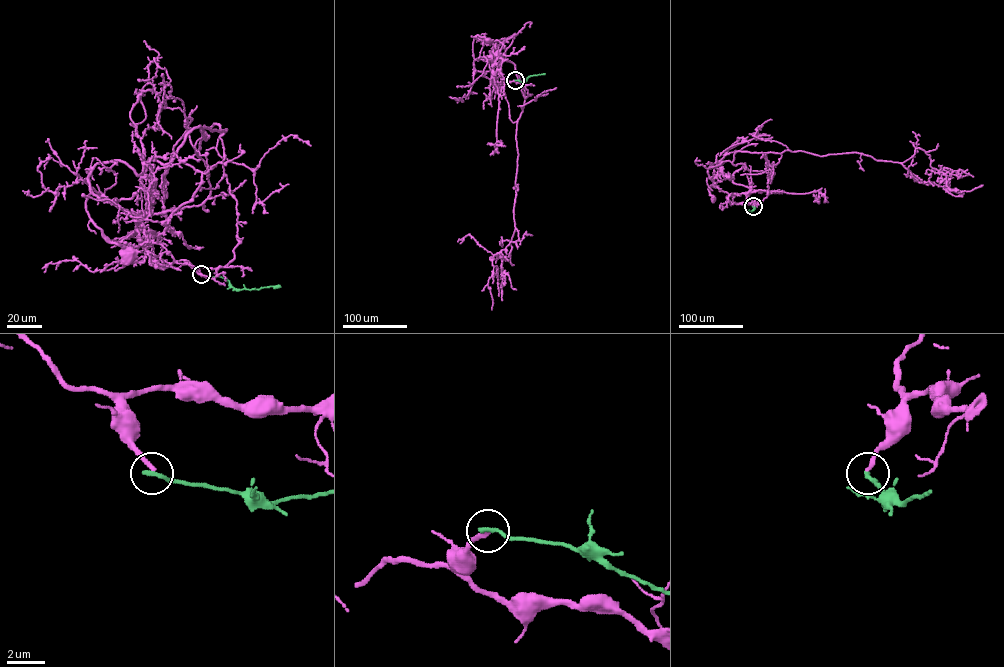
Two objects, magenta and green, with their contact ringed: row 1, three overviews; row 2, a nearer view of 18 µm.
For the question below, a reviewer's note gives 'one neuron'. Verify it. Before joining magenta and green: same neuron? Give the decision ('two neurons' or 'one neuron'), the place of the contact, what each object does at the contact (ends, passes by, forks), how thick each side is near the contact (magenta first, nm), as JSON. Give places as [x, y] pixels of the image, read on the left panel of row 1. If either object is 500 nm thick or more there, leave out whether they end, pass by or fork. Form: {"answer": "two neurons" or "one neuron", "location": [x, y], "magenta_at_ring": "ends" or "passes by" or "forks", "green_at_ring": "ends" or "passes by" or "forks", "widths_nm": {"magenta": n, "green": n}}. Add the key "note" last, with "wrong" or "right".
{"answer": "two neurons", "location": [201, 274], "magenta_at_ring": "ends", "green_at_ring": "ends", "widths_nm": {"magenta": 240, "green": 280}, "note": "wrong"}

